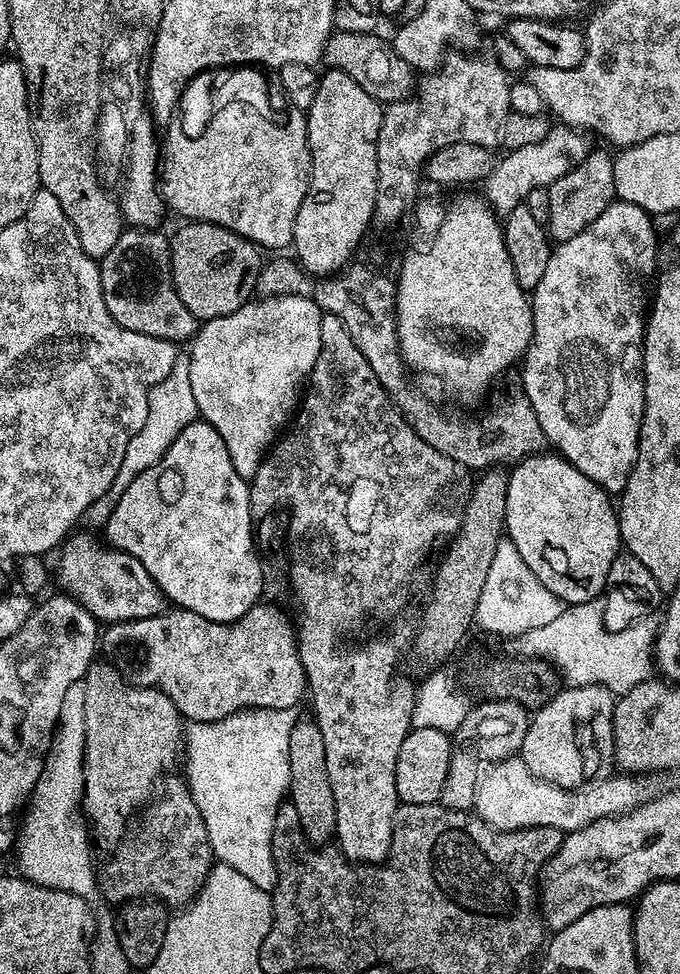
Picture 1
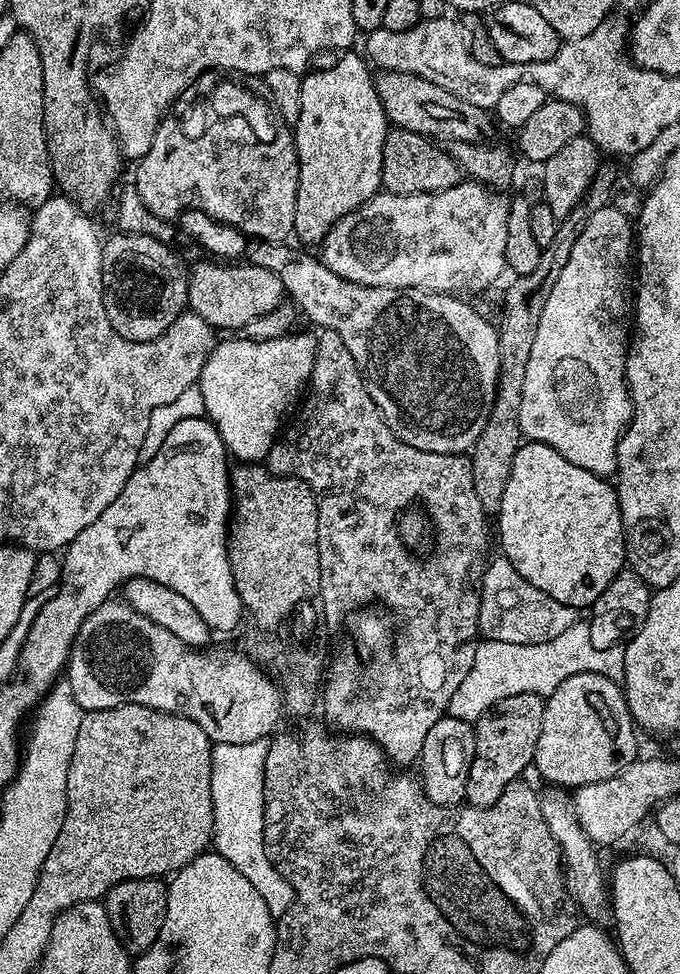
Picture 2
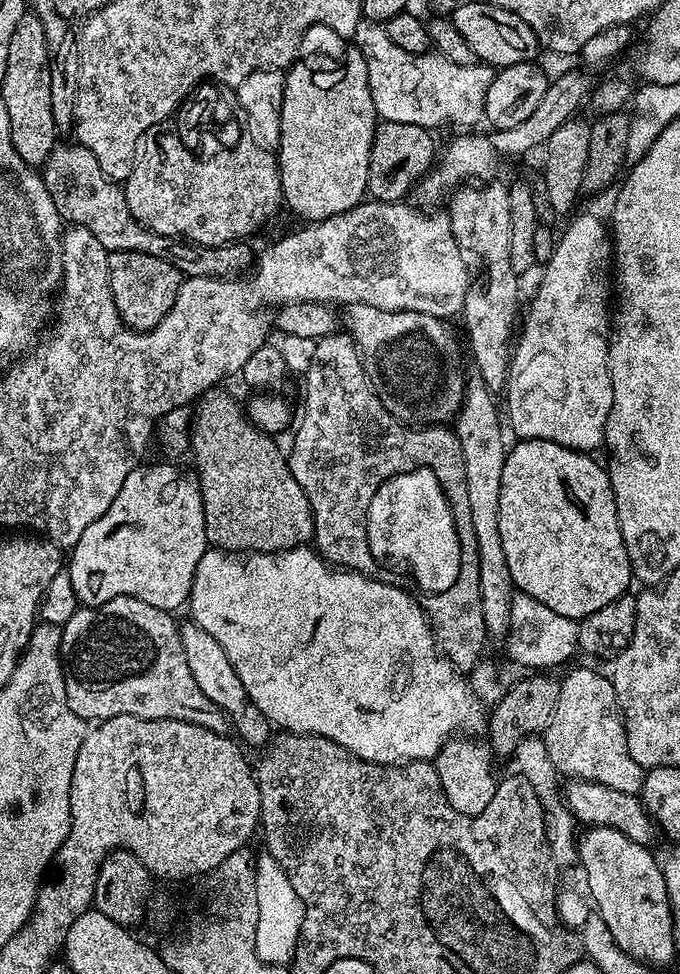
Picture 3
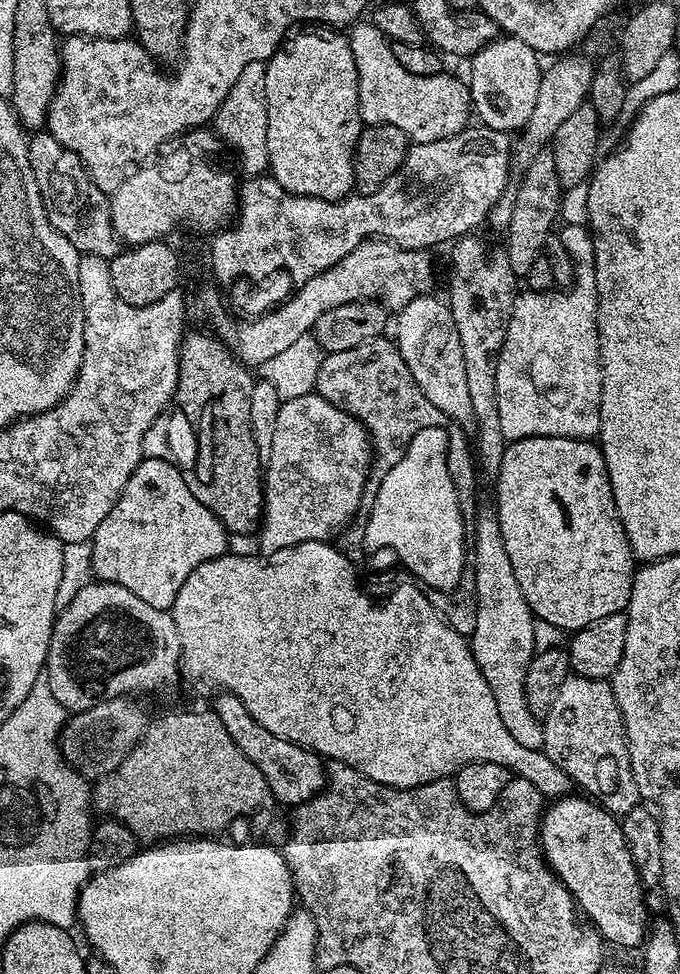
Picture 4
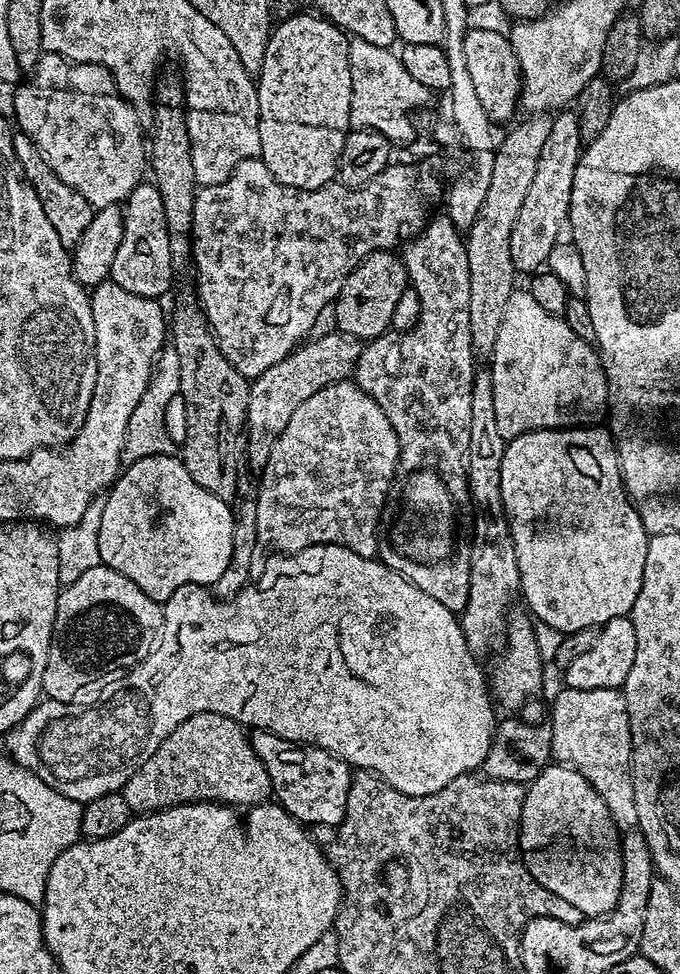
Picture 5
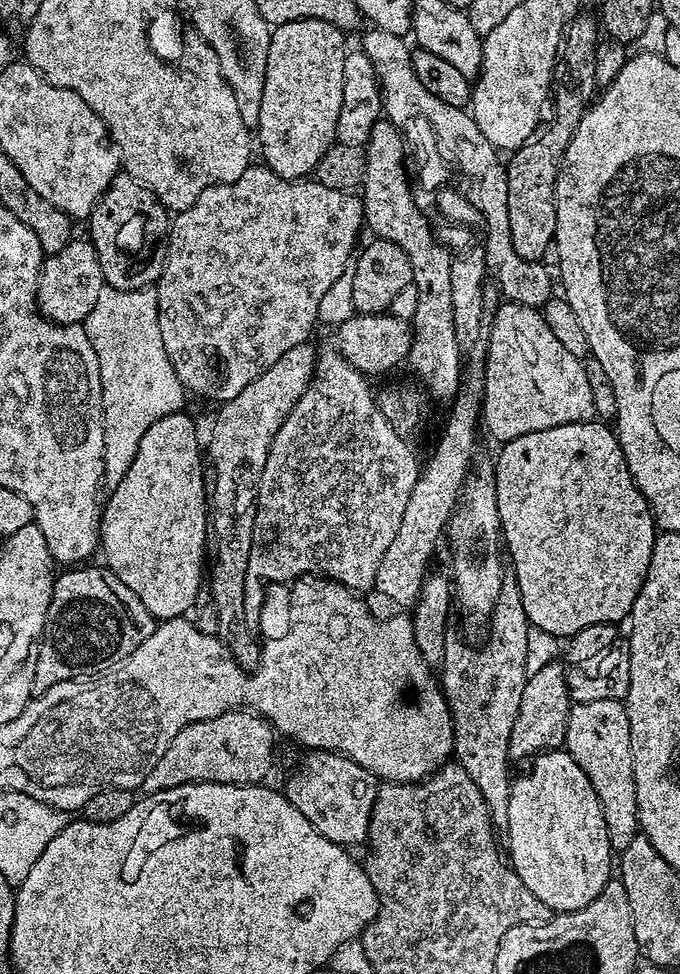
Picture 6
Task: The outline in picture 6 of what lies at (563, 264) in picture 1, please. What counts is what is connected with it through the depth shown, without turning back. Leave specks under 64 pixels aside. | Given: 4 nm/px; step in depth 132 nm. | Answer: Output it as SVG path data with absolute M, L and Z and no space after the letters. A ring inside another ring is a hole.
M504 302L495 309L492 329L488 332L486 347L488 357L484 363L484 398L482 424L494 439L507 442L522 434L538 430L550 430L563 424L583 424L596 416L594 394L586 378L581 357L570 354L558 338L554 338L550 326L546 326L543 311L531 304Z

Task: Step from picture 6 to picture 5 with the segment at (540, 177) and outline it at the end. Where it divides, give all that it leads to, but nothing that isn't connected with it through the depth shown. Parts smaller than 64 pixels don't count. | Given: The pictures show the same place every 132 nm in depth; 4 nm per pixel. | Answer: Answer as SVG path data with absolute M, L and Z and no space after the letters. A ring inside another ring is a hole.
M560 110L552 116L550 138L542 145L542 155L534 170L534 182L522 202L518 222L514 222L514 234L510 234L510 258L517 273L535 274L545 267L556 248L560 231L565 231L570 210L570 190L574 186L574 170L580 161L582 141L580 118L575 111Z

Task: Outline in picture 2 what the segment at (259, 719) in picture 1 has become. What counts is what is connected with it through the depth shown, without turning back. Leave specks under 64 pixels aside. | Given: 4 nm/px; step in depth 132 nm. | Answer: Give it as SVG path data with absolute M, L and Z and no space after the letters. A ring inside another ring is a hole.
M269 741L242 742L241 744L217 744L212 750L210 770L210 794L214 810L212 844L214 851L222 854L238 874L249 880L258 890L266 910L274 918L285 916L296 901L290 882L276 867L273 857L264 845L264 767Z

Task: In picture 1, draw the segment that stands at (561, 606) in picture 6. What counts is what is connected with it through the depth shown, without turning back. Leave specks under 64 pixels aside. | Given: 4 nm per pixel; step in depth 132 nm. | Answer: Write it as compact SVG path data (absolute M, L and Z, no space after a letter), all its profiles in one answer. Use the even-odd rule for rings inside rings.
M559 454L525 456L508 472L506 490L506 518L504 527L507 539L518 546L522 562L534 570L534 578L550 590L565 605L586 603L597 599L605 591L610 574L610 562L621 551L620 517L614 507L614 500L603 488L586 478L582 470L575 468L569 460Z

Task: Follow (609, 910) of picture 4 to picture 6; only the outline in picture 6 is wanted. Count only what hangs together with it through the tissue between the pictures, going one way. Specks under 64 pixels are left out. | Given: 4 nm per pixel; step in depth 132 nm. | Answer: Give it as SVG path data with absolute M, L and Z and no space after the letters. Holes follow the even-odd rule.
M545 750L531 761L529 770L525 776L520 776L511 781L512 793L510 794L510 810L508 811L508 826L506 835L508 835L508 852L510 857L510 867L515 872L521 884L524 885L525 893L529 897L532 896L536 900L541 900L551 911L556 914L565 912L573 912L574 910L582 910L586 906L590 906L590 902L594 902L594 898L598 898L598 894L602 894L602 890L608 885L608 881L614 872L614 853L612 851L612 843L608 837L606 830L606 818L602 818L602 806L598 802L598 794L594 794L594 786L590 786L590 778L586 778L586 774L582 774L582 766L578 766L578 762L574 762L574 758L570 758L570 754L566 750Z

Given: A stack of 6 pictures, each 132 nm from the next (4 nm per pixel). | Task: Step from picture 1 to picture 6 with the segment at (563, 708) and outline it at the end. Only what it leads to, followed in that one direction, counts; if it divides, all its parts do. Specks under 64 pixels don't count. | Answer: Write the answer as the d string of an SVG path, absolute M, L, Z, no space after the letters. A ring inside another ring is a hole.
M619 700L573 703L566 722L563 747L570 758L582 766L582 774L590 778L590 786L594 786L594 794L598 794L613 853L624 852L638 834L640 819L630 754L630 722L623 703Z

